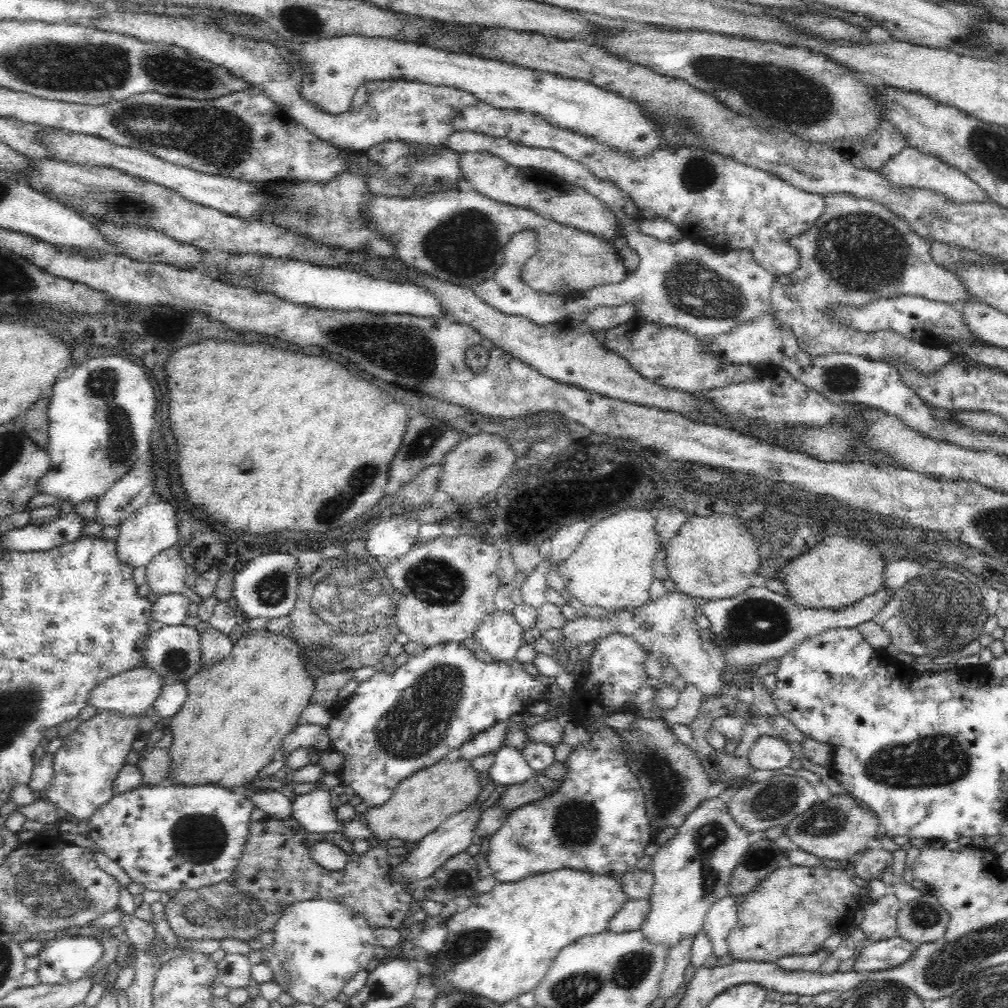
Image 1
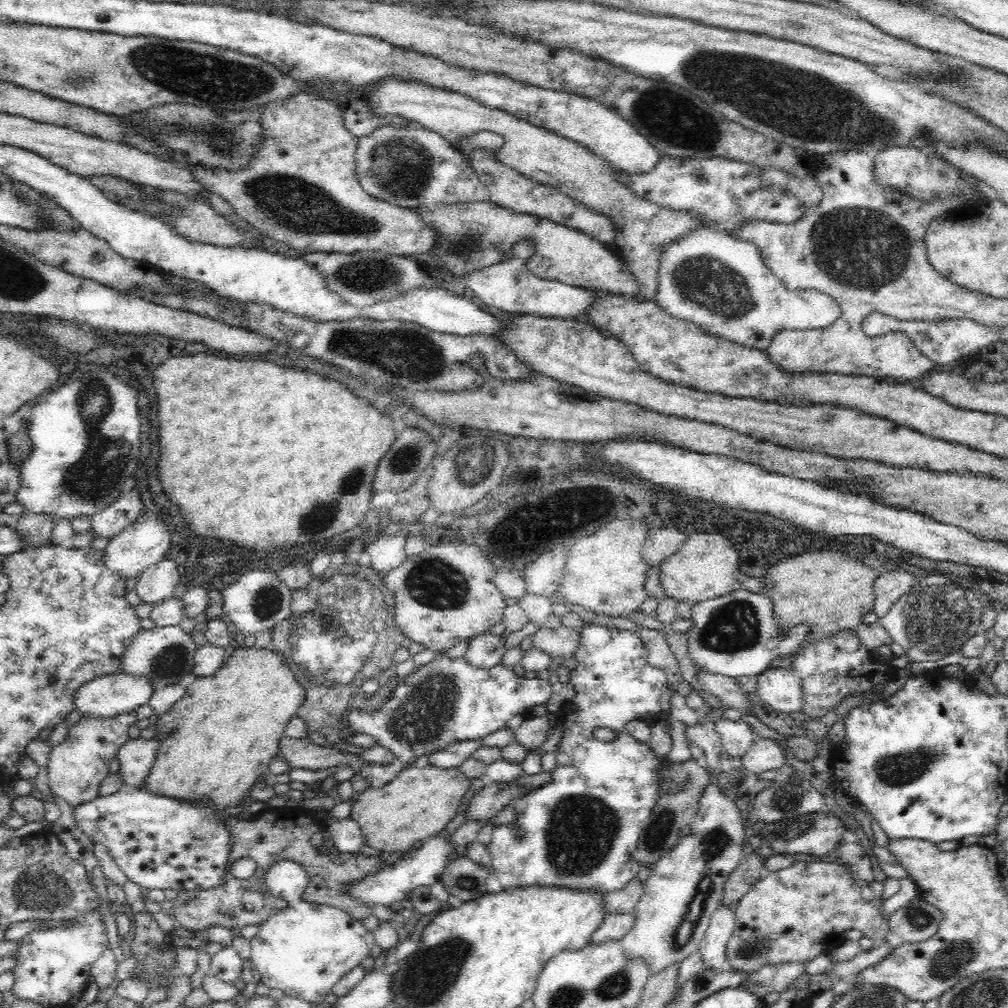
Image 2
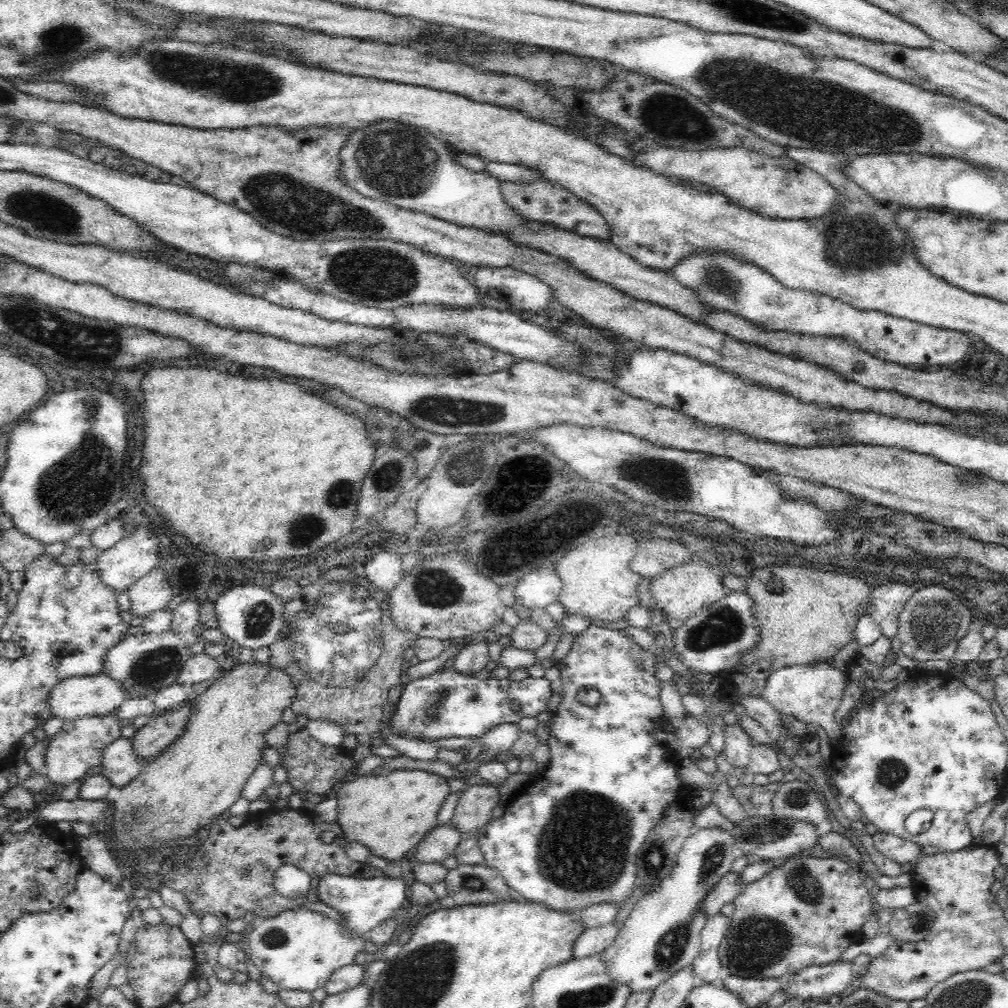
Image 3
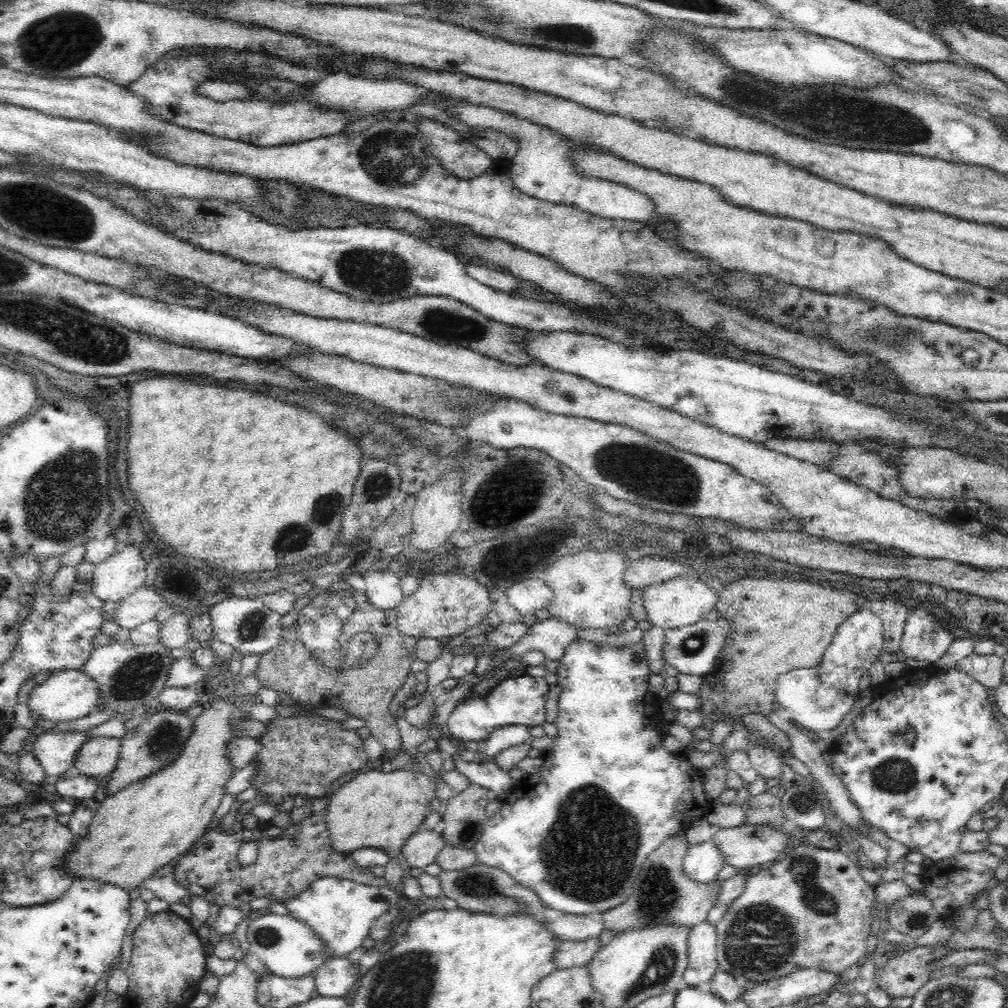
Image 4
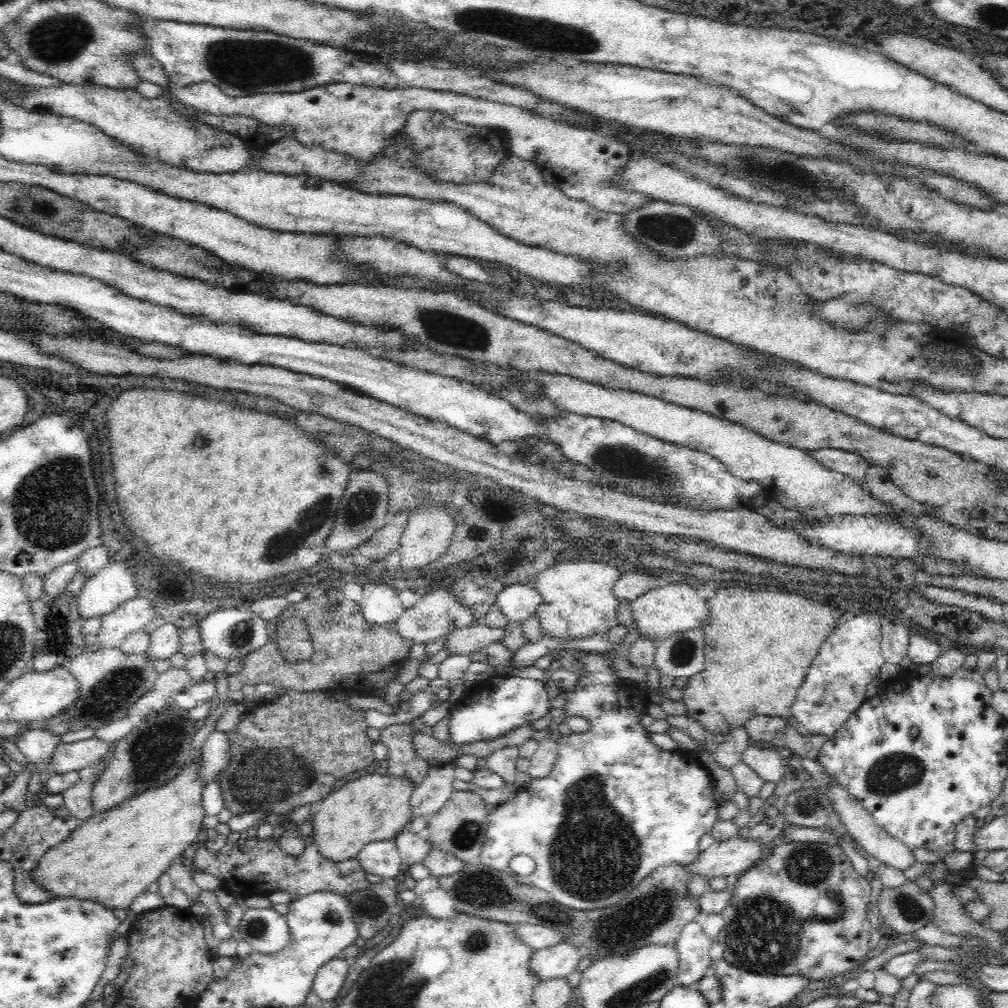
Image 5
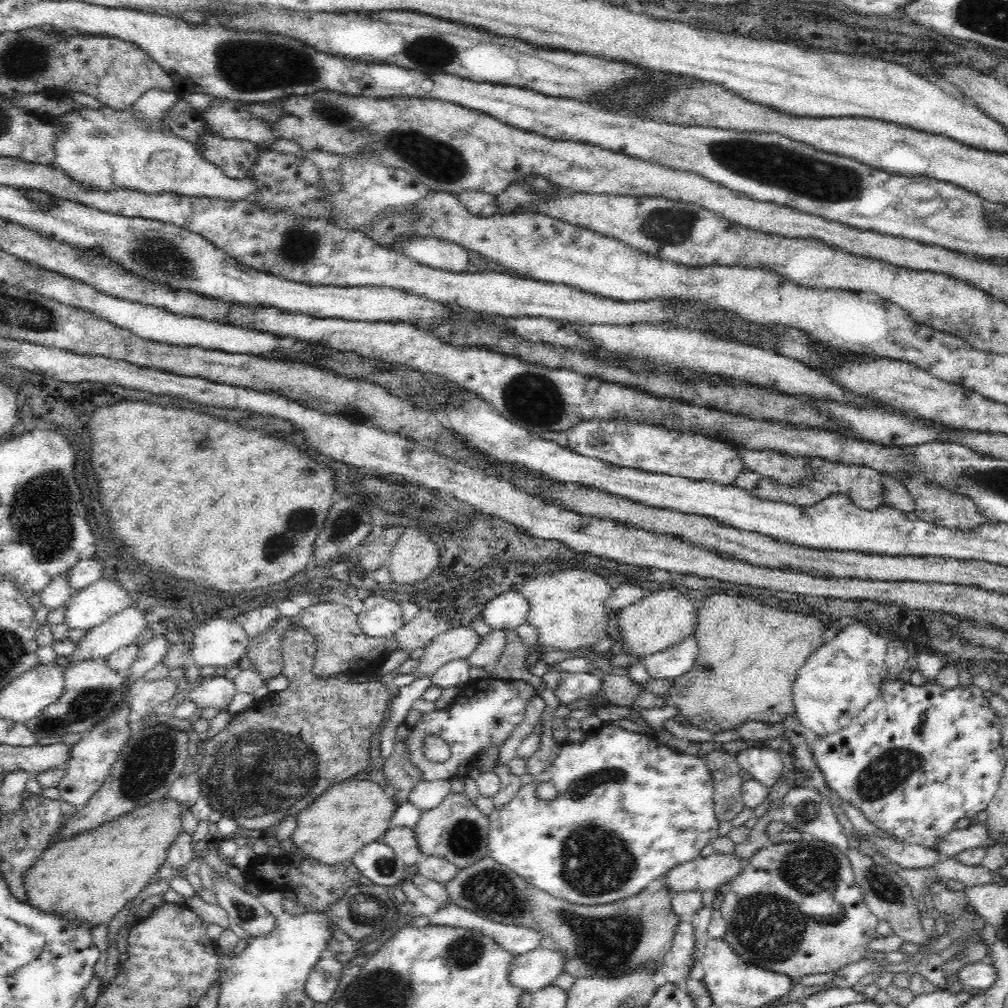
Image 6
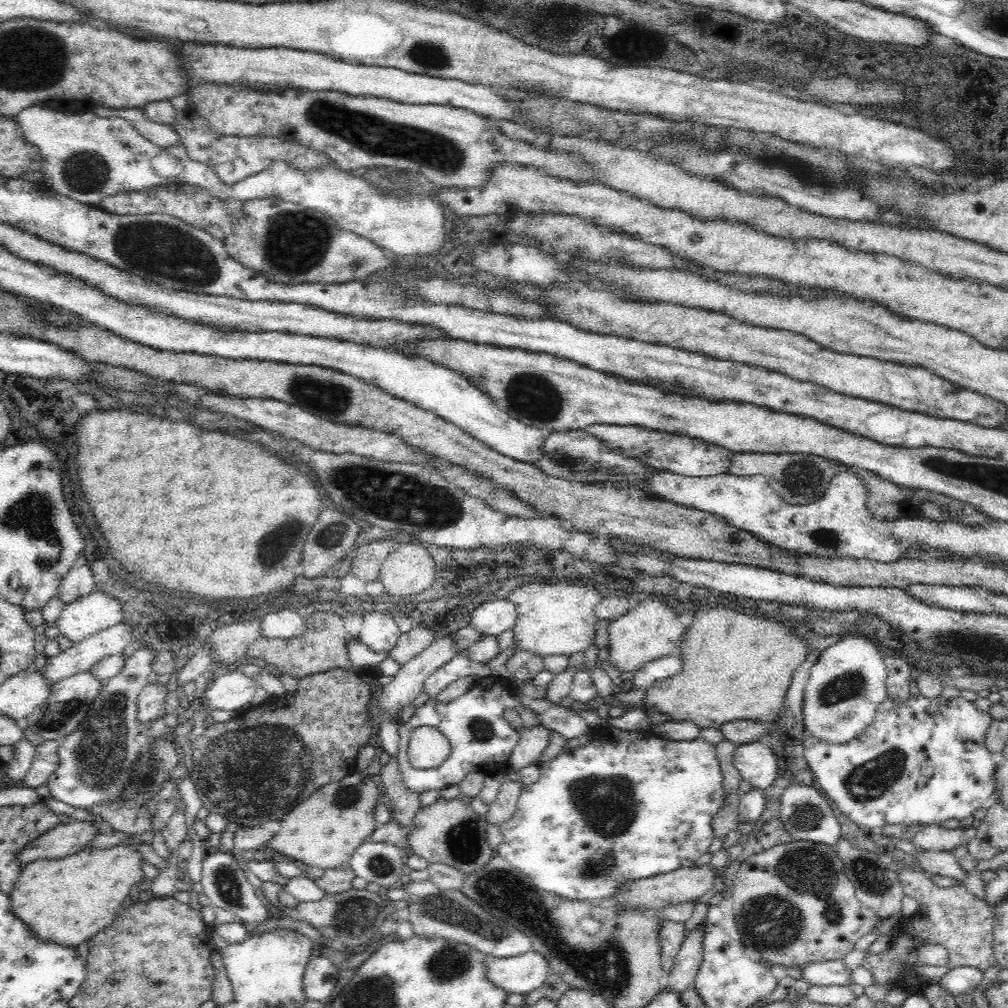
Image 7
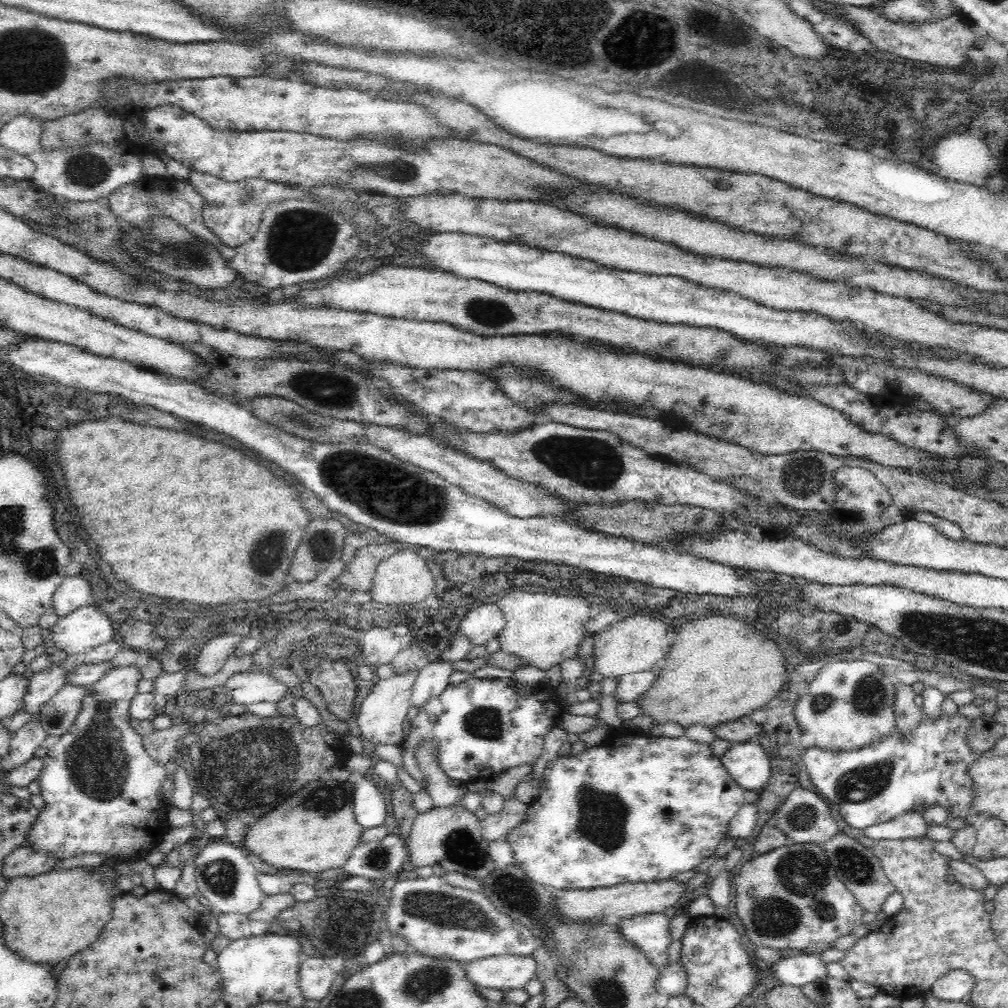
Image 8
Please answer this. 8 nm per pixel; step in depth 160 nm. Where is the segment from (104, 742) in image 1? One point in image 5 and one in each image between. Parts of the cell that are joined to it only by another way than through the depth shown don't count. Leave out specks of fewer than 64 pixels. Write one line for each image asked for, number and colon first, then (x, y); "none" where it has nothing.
2: (75, 767)
3: (77, 746)
4: (55, 750)
5: (36, 744)

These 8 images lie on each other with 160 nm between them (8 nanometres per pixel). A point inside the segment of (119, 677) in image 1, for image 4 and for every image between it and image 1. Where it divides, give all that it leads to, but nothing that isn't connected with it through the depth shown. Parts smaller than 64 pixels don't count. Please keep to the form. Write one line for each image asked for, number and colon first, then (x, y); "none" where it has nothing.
2: (107, 696)
3: (72, 698)
4: (69, 694)

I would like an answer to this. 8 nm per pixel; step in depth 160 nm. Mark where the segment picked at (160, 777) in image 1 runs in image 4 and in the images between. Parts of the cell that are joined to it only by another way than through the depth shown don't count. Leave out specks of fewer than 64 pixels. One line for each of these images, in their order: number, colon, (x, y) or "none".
2: (135, 758)
3: (118, 764)
4: (96, 757)

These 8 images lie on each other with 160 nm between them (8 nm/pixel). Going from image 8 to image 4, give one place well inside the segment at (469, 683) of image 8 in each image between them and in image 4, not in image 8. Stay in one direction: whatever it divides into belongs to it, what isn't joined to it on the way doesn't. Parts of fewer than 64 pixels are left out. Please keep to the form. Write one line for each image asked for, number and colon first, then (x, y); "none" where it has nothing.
4: (519, 700)
5: (513, 700)
6: (468, 728)
7: (481, 740)

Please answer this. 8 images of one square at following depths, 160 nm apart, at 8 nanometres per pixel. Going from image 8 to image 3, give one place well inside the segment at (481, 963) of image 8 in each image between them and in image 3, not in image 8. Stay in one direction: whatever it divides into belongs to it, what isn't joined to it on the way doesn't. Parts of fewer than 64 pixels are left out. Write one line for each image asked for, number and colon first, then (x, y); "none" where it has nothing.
3: (596, 940)
4: (568, 954)
5: (555, 962)
6: (535, 970)
7: (521, 974)

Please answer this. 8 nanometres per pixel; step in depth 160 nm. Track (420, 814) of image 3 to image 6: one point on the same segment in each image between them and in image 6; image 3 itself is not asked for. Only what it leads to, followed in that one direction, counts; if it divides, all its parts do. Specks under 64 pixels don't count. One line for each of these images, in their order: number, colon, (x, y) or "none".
4: (375, 809)
5: (372, 808)
6: (350, 814)

